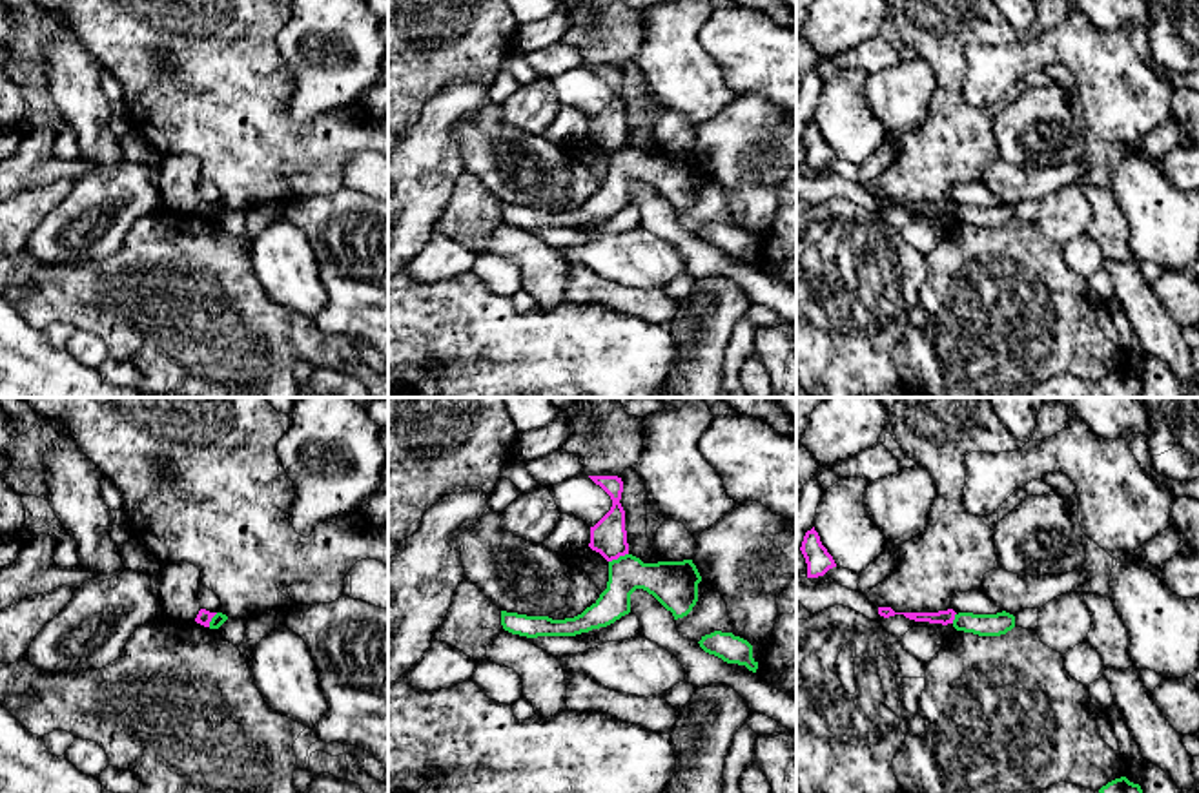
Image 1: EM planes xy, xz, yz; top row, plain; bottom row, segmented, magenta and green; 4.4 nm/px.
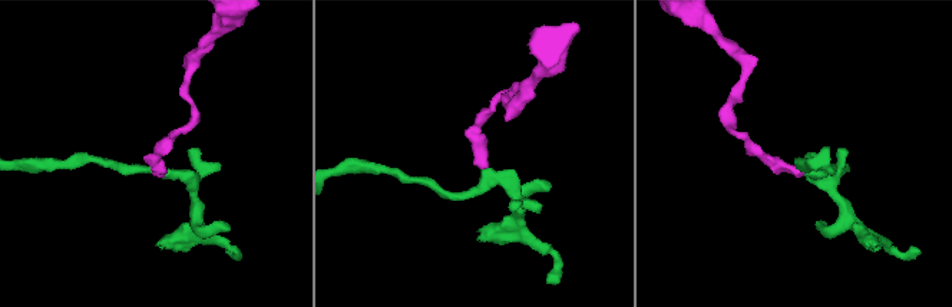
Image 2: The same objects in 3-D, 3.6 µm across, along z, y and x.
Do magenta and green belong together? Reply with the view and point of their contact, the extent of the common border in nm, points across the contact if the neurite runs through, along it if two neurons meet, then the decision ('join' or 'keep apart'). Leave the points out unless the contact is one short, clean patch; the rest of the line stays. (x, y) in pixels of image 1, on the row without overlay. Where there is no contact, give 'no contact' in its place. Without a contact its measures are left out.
contact xz (618, 148); length 100 nm; border xz (627, 144), (609, 154); keep apart

